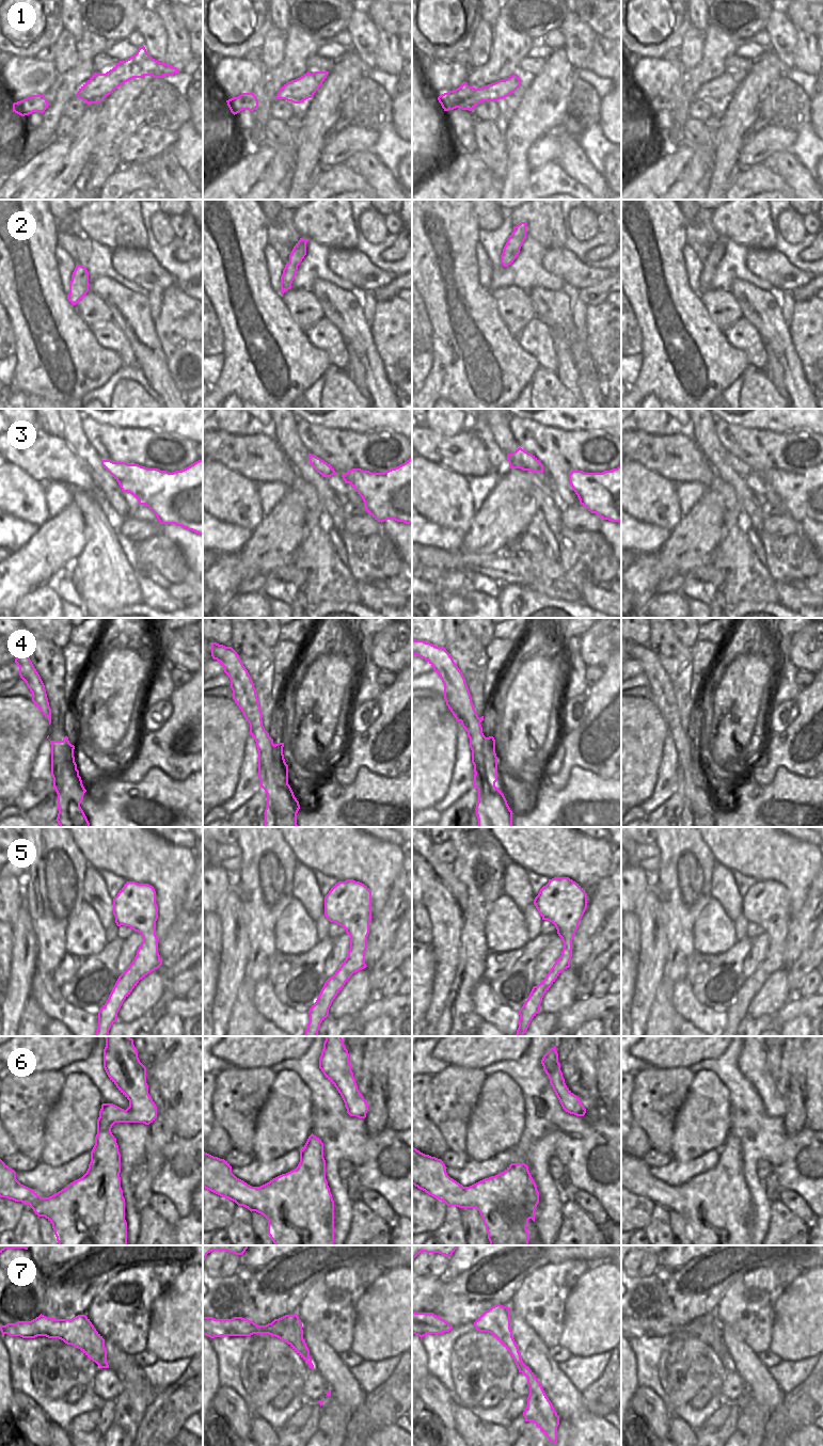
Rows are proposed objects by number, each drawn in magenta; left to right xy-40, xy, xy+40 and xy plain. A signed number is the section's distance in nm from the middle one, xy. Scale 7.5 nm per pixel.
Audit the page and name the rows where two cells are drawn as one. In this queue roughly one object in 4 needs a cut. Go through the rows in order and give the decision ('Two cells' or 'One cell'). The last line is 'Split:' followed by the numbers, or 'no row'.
1: One cell
2: One cell
3: One cell
4: One cell
5: One cell
6: One cell
7: Two cells
Split: 7

